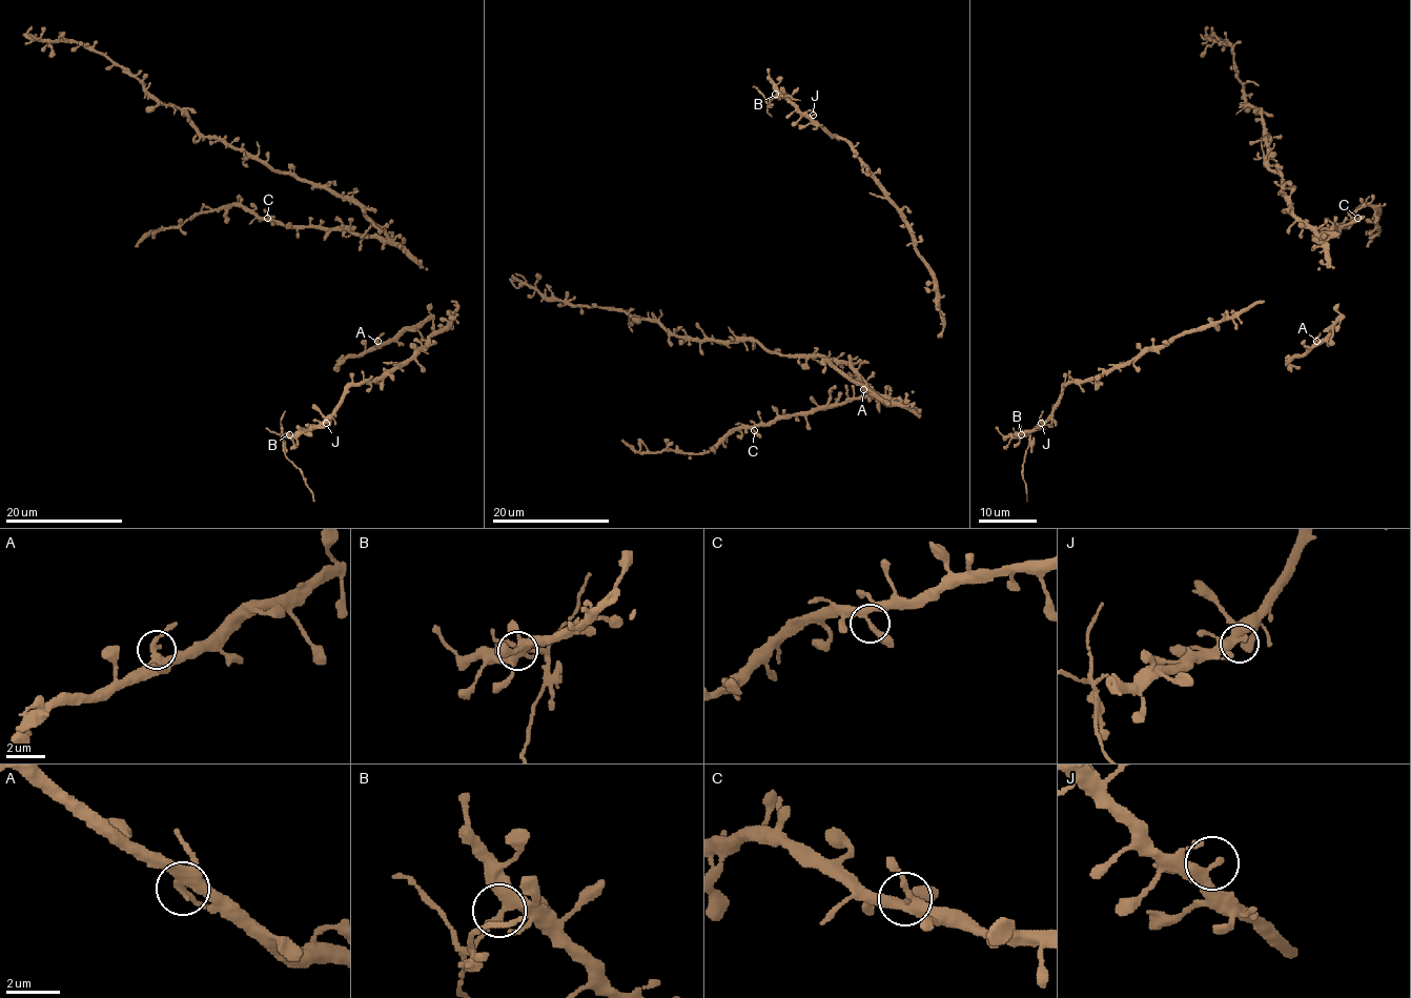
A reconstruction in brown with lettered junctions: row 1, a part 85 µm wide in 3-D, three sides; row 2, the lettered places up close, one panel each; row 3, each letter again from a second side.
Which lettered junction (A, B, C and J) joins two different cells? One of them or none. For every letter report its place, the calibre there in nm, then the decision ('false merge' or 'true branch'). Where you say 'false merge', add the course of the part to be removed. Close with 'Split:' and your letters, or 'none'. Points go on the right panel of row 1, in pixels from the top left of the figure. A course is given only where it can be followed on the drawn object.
A: place (1316, 341); calibre 320 nm; true branch
B: place (1021, 434); calibre 320 nm; false merge; course (1021, 434), (1029, 436), (1022, 471), (1026, 501)
C: place (1357, 218); calibre 280 nm; true branch
J: place (1041, 423); calibre 320 nm; true branch
Split: B

